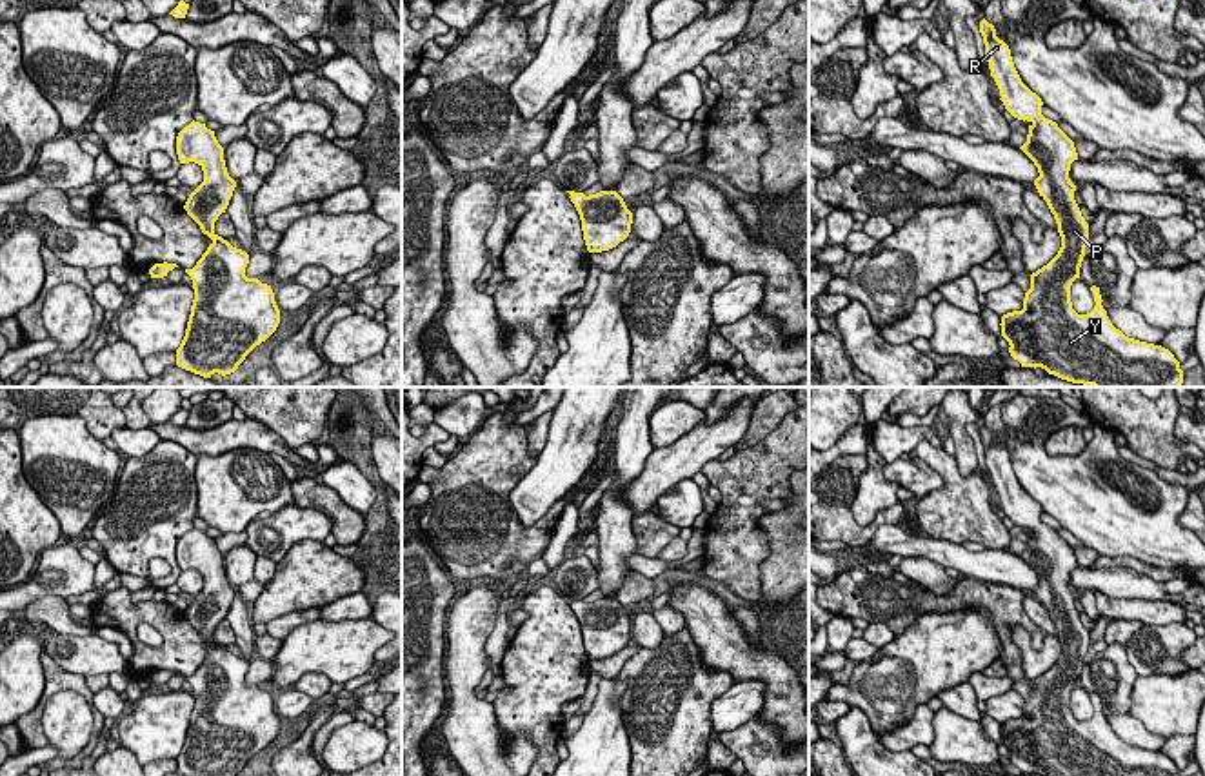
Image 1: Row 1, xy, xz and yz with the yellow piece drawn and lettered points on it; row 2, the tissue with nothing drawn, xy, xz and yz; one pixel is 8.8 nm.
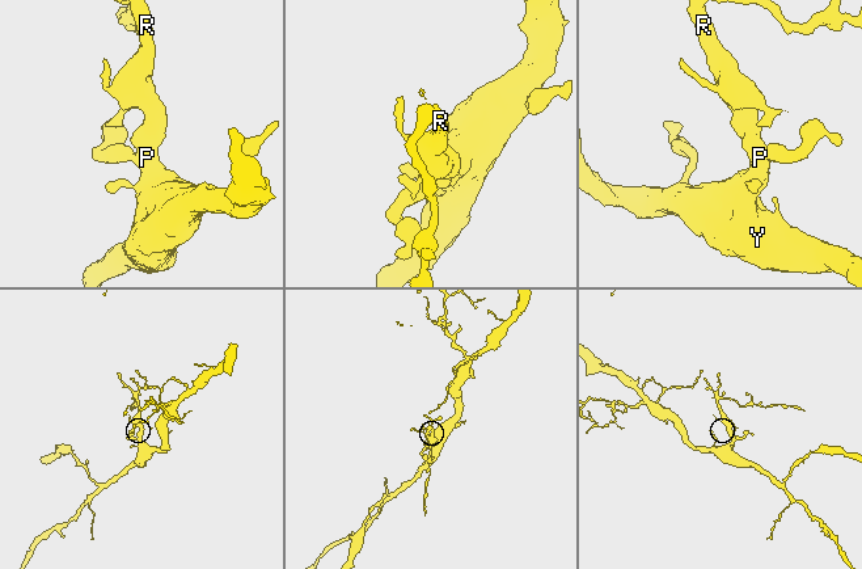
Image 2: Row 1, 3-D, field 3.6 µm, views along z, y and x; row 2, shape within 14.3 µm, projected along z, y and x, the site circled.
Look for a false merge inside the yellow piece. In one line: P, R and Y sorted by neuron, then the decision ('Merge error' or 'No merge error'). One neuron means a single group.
Groups: P R Y. No merge error

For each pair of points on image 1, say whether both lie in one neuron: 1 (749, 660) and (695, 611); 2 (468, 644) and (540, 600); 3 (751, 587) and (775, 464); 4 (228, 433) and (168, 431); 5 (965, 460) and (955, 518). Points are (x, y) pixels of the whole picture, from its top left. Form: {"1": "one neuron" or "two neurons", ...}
{"1": "one neuron", "2": "two neurons", "3": "one neuron", "4": "one neuron", "5": "two neurons"}

